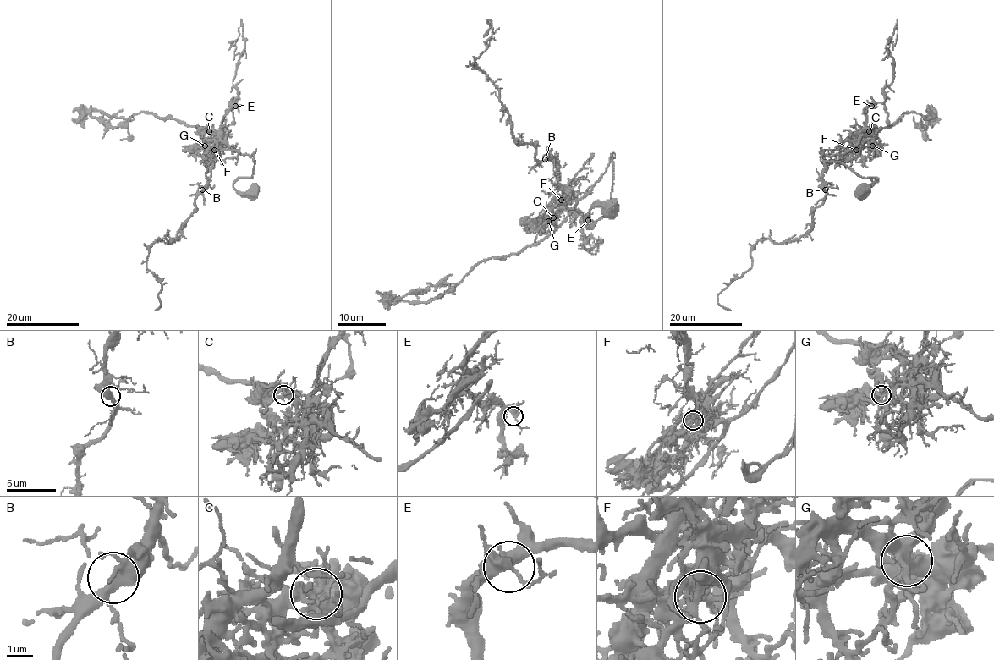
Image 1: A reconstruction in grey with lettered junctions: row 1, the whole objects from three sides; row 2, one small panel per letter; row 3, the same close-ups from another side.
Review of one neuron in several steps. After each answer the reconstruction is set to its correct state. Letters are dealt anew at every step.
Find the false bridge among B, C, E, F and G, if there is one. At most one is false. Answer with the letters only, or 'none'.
F

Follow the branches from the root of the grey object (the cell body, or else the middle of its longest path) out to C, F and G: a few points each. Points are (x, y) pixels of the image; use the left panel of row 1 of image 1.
C: (250, 193), (239, 194), (233, 183), (252, 176), (254, 155), (222, 146), (209, 131)
F: (250, 193), (239, 194), (233, 183), (239, 178), (252, 176), (254, 155), (242, 155), (231, 146), (214, 151)
G: (250, 193), (239, 194), (233, 183), (239, 178), (252, 176), (254, 155), (242, 155), (216, 141), (205, 145)

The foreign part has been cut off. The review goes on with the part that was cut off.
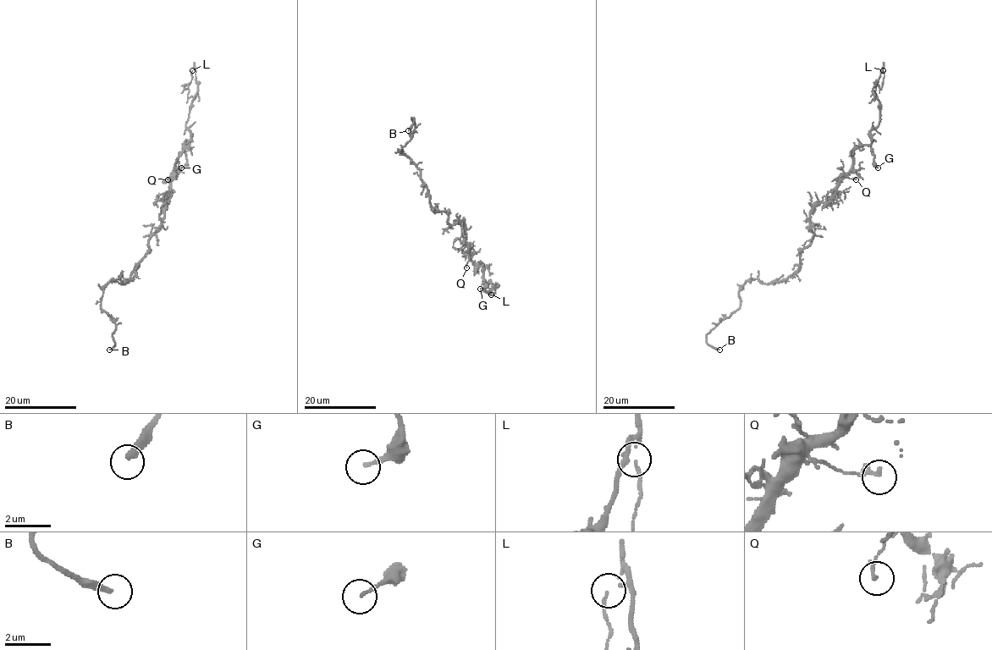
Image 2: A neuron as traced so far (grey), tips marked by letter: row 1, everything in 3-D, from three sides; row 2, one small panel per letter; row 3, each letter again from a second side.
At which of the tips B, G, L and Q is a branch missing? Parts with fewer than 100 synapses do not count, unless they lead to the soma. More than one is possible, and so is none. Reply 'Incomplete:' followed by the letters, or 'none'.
Incomplete: B

